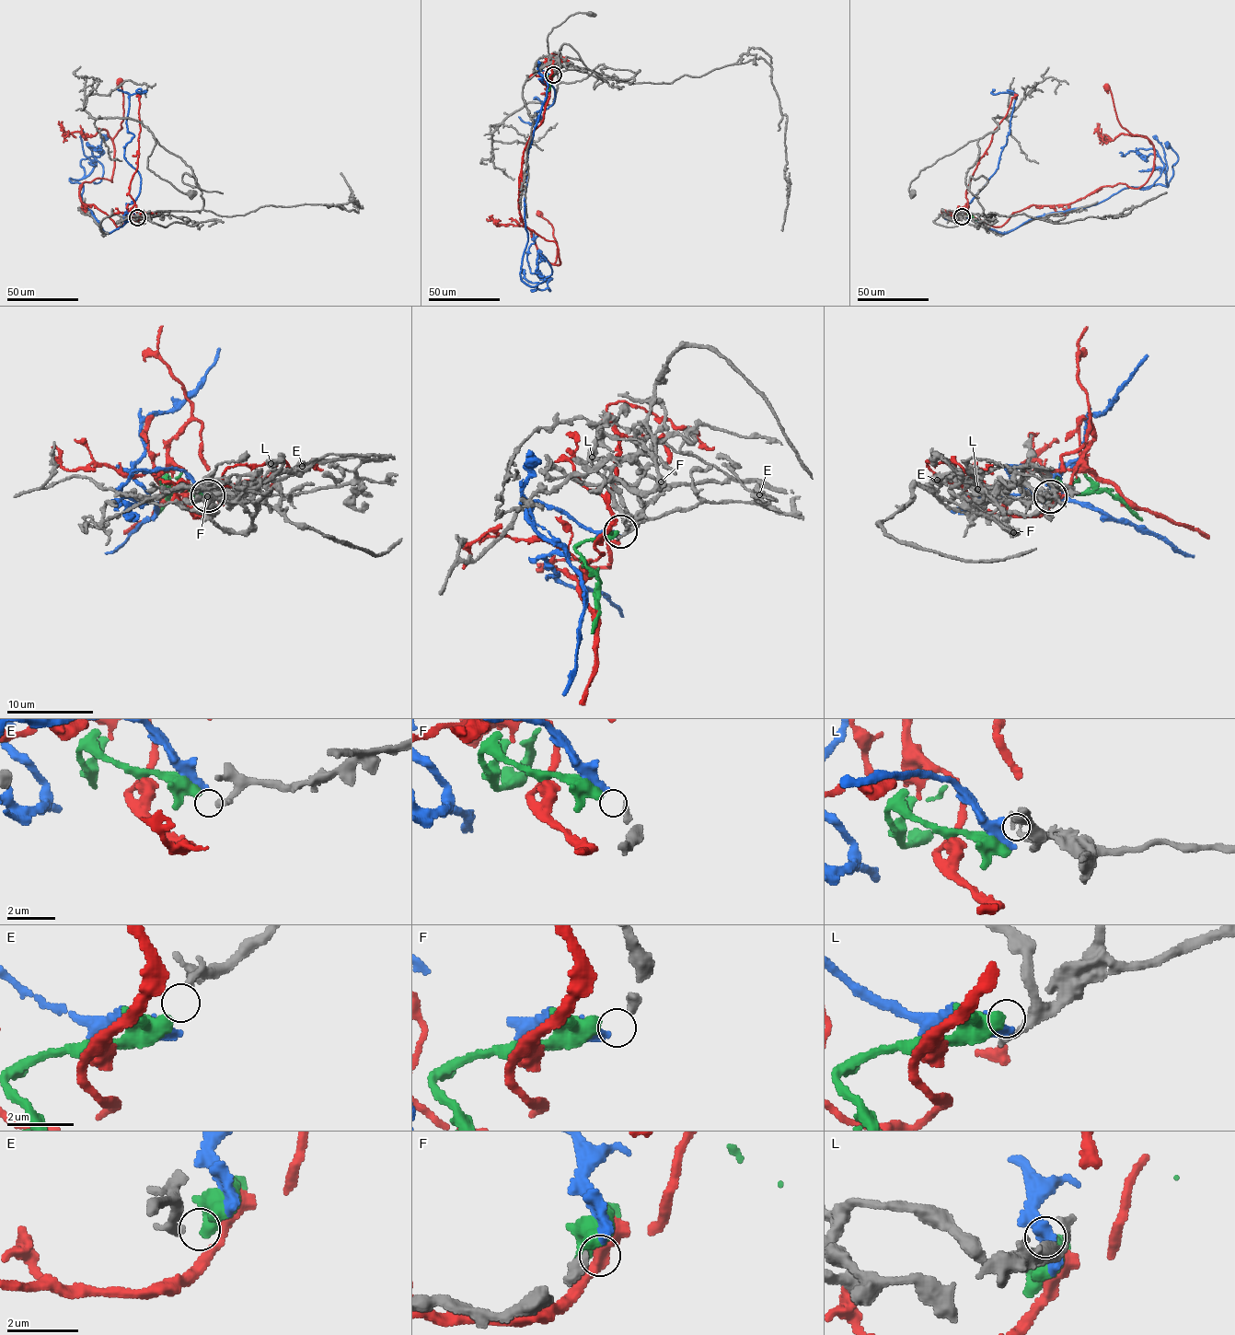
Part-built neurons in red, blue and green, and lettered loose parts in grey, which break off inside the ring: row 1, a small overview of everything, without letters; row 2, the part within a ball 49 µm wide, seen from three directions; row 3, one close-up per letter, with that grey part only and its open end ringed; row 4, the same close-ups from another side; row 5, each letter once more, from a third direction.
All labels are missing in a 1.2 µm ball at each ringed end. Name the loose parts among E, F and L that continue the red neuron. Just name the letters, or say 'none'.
none

